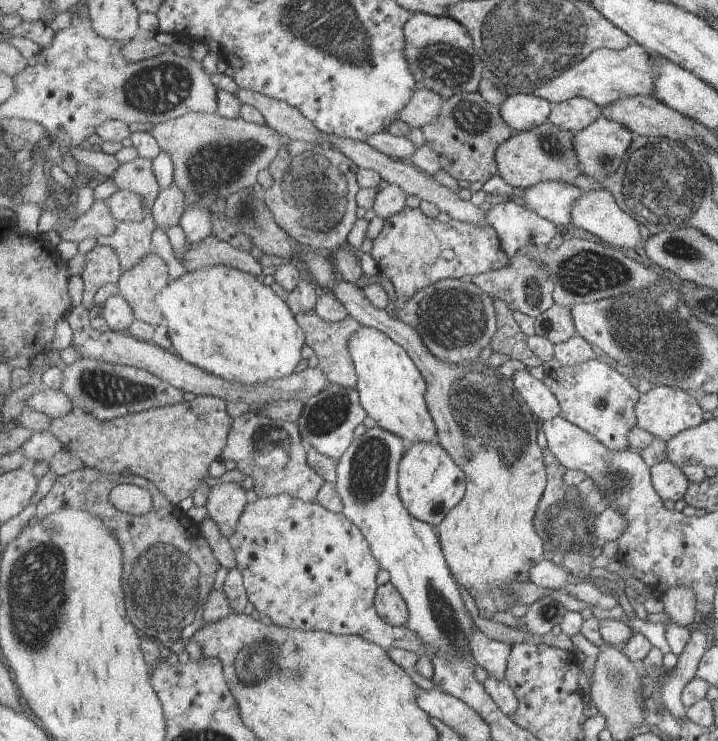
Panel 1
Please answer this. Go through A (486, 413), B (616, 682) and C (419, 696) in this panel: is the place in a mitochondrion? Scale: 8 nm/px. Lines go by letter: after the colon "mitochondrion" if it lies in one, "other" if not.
A: mitochondrion
B: mitochondrion
C: other

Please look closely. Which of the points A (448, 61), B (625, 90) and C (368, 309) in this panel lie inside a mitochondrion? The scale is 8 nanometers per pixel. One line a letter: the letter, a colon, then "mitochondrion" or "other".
A: mitochondrion
B: other
C: other

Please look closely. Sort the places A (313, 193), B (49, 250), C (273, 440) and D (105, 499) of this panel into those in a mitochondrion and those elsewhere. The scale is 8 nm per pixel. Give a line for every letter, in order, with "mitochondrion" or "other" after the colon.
A: mitochondrion
B: other
C: mitochondrion
D: other

